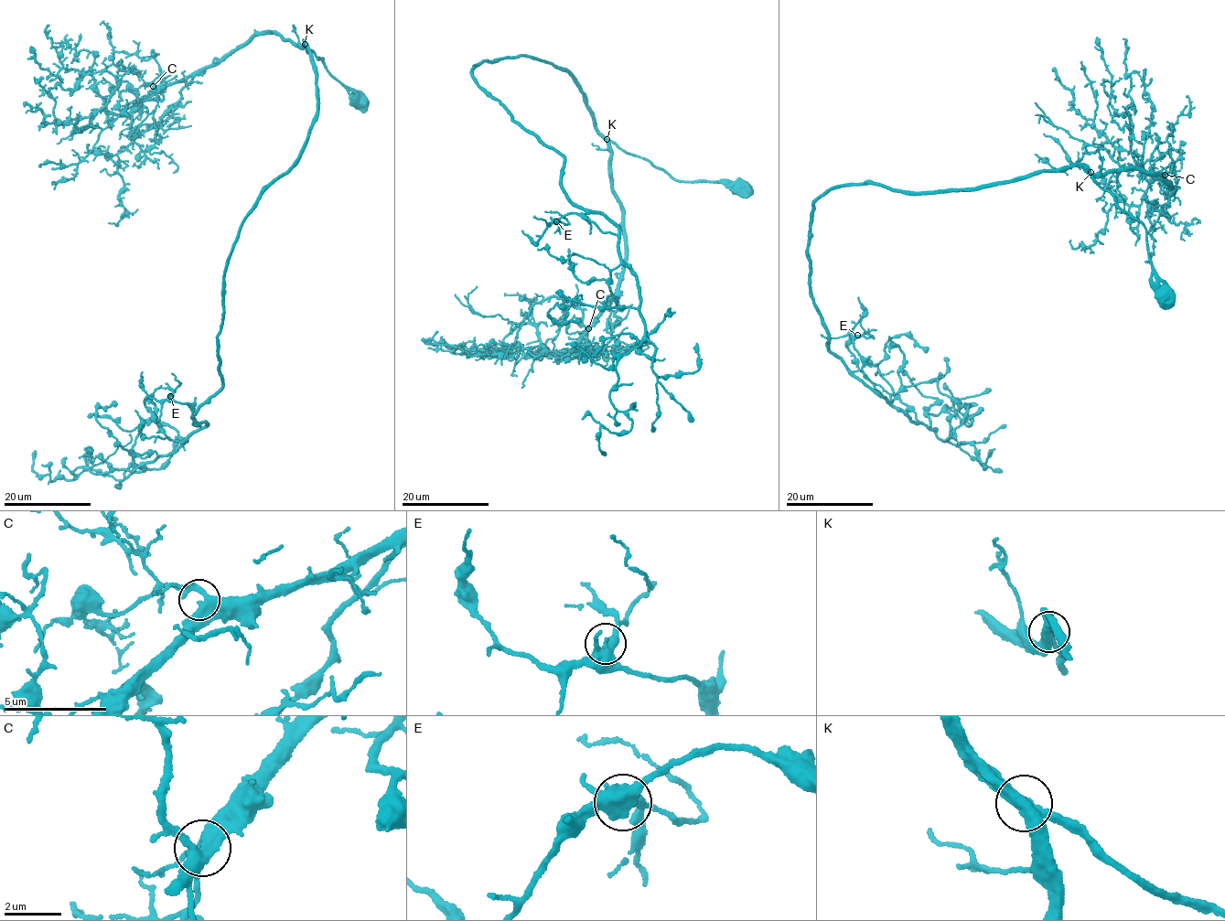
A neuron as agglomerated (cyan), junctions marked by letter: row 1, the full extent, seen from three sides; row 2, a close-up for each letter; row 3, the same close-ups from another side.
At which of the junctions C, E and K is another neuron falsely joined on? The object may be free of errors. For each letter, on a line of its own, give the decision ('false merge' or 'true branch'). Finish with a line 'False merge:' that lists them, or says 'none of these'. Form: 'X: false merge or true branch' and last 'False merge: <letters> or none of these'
C: true branch
E: true branch
K: true branch
False merge: none of these

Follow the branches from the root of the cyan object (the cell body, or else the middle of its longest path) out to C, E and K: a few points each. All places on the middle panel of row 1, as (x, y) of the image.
C: (741, 187), (724, 181), (682, 181), (610, 142), (610, 190), (620, 206), (627, 244), (614, 295), (588, 328)
E: (741, 187), (628, 154), (568, 72), (480, 62), (479, 86), (564, 159), (568, 199), (619, 230), (556, 221)
K: (741, 187), (742, 185), (724, 181), (682, 181), (646, 159), (628, 154), (607, 139)

